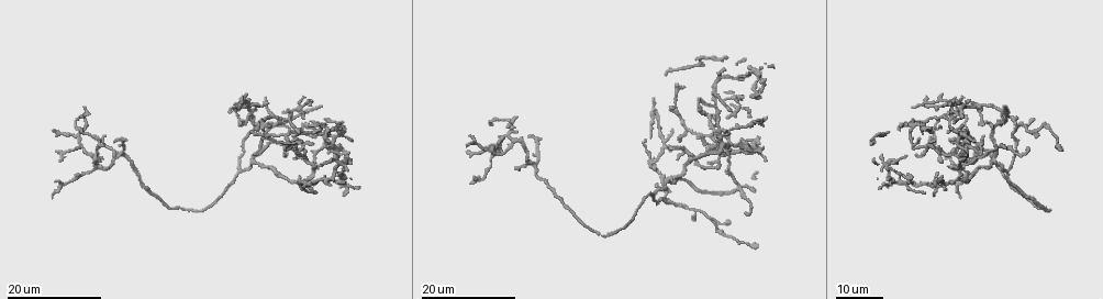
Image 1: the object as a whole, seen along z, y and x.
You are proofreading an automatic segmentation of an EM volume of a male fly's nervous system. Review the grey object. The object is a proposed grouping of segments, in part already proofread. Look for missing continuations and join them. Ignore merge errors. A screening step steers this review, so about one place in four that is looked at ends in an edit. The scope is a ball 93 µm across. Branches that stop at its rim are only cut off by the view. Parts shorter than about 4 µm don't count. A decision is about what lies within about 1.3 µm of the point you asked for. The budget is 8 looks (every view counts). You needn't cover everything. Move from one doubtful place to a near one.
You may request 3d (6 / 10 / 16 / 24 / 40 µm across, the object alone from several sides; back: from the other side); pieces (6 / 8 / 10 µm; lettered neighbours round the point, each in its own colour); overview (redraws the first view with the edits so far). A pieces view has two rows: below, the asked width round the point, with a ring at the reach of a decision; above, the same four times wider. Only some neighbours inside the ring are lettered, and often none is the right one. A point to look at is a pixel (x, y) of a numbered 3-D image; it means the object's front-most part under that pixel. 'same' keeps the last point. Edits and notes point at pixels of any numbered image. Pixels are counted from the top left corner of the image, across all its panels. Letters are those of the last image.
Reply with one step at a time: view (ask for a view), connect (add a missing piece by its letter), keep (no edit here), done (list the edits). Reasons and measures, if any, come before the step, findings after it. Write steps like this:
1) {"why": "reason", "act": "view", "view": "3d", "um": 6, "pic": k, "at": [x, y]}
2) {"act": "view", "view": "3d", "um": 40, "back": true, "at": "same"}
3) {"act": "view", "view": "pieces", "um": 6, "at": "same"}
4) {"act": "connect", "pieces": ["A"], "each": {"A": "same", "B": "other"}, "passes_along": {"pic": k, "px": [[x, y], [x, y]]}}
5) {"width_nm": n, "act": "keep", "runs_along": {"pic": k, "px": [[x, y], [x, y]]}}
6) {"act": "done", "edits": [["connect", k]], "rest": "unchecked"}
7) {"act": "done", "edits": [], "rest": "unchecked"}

{"why": "tapers out", "act": "view", "view": "3d", "um": 24, "pic": 1, "at": [238, 108]}

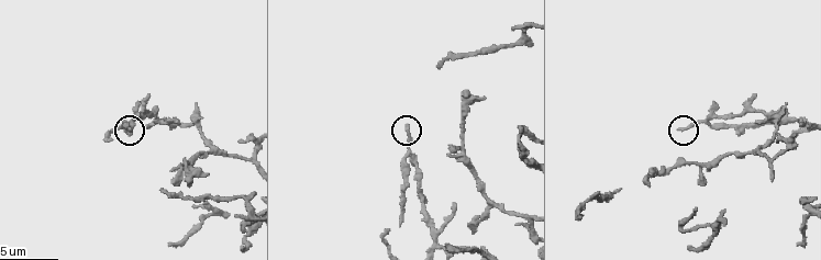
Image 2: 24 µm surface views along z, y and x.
{"act": "view", "view": "pieces", "um": 6, "pic": 2, "at": [679, 129]}

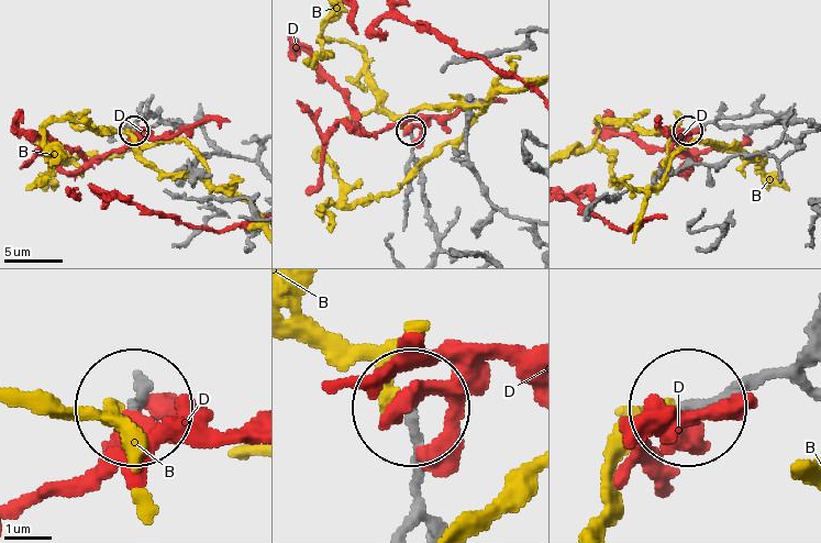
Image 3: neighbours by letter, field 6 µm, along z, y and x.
{"act": "keep", "each": {"B": "other", "D": "other"}, "found": "none of them fits"}

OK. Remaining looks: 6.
{"why": "thin end", "act": "view", "view": "3d", "um": 16, "pic": 1, "at": [676, 161]}

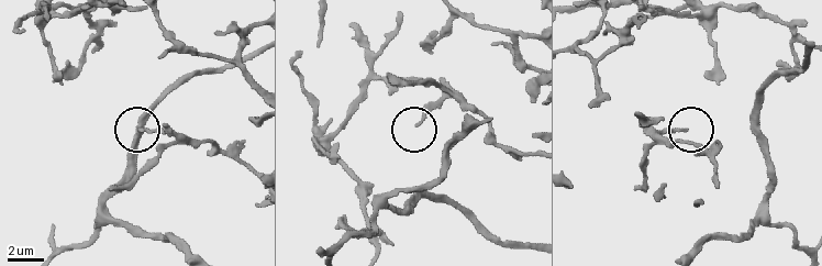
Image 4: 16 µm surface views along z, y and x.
{"why": "zoom in", "act": "view", "view": "3d", "um": 6, "pic": 4, "at": [687, 129]}

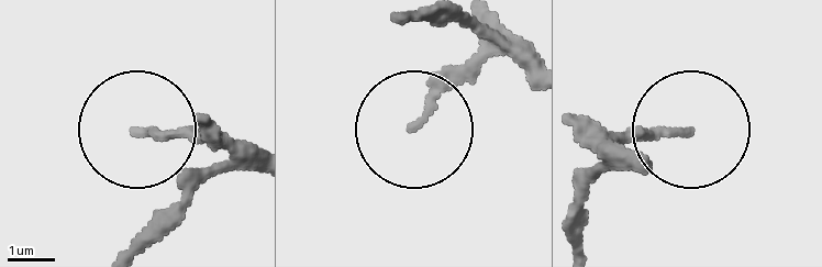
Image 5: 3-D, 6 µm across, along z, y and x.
{"act": "view", "view": "pieces", "um": 8, "pic": 5, "at": [418, 125]}

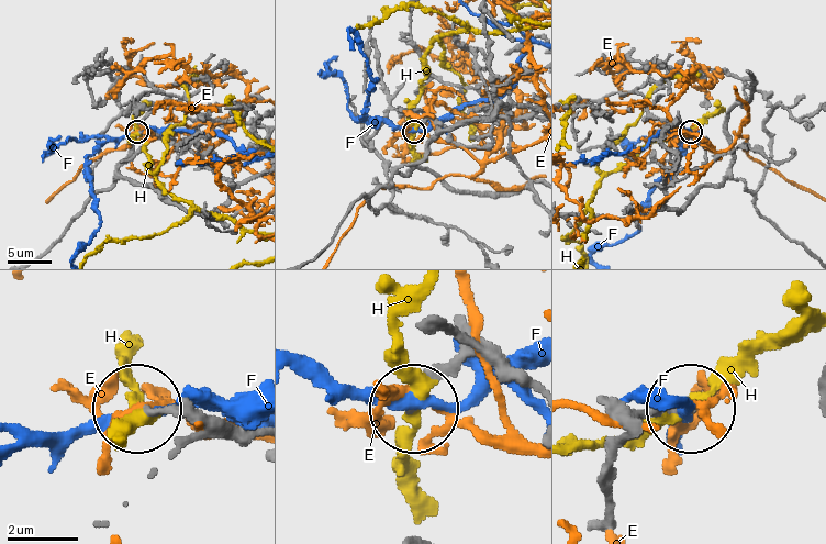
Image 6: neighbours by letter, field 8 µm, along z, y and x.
{"act": "keep", "each": {"E": "other", "F": "other", "H": "other"}, "found": "none of them fits"}

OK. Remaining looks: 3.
{"why": "free end", "act": "view", "view": "3d", "um": 16, "pic": 1, "at": [328, 185]}

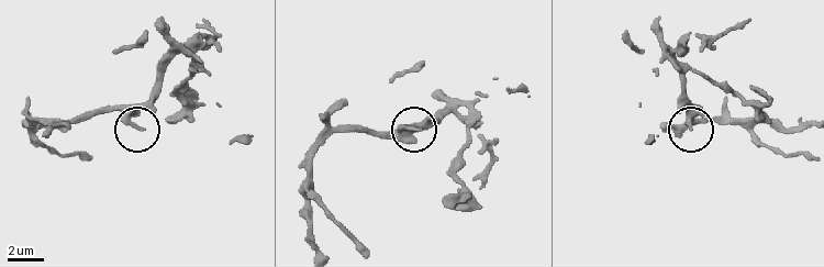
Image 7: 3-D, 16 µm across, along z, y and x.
{"why": "what lies round it", "act": "view", "view": "pieces", "um": 10, "pic": 7, "at": [418, 128]}

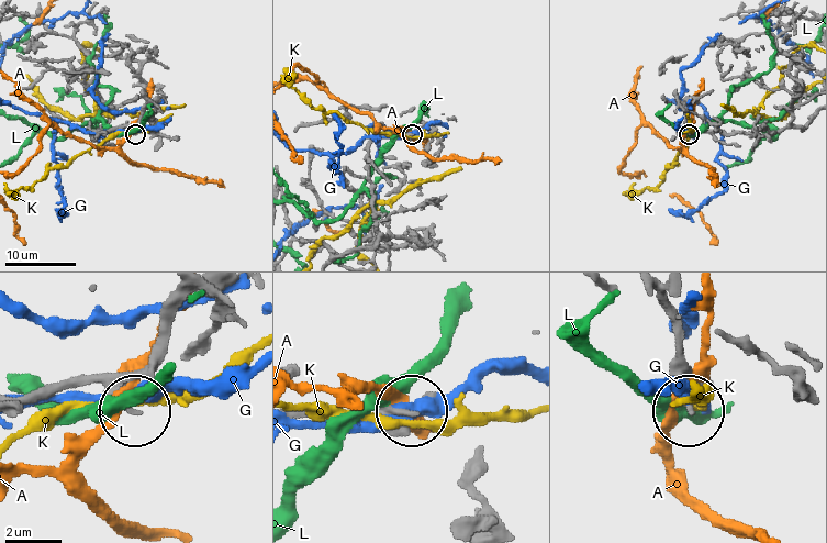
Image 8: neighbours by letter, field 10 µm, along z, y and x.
{"act": "keep", "each": {"A": "other", "G": "other", "K": "other", "L": "other"}, "found": "no lettered piece goes on from it"}

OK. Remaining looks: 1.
{"act": "done", "edits": [], "rest": "unchecked"}

